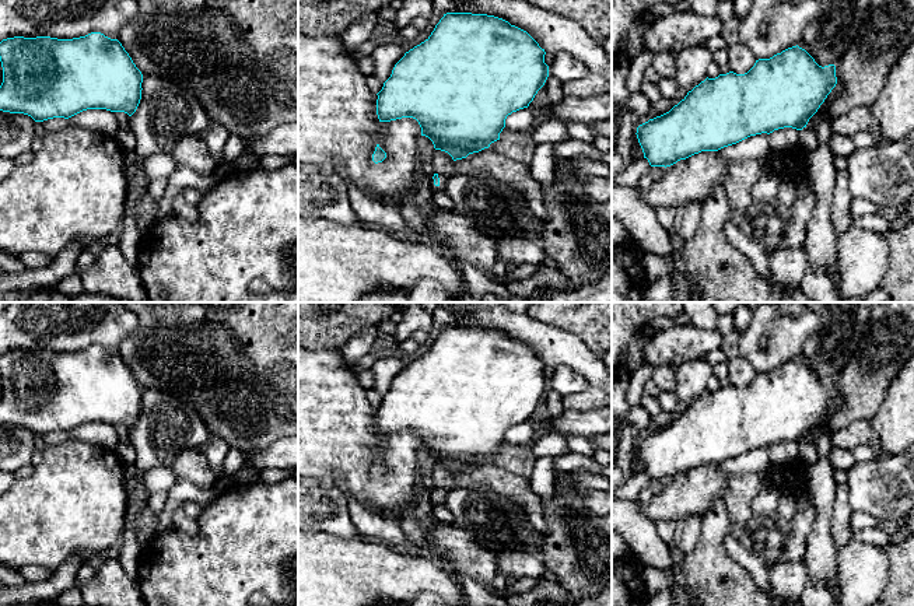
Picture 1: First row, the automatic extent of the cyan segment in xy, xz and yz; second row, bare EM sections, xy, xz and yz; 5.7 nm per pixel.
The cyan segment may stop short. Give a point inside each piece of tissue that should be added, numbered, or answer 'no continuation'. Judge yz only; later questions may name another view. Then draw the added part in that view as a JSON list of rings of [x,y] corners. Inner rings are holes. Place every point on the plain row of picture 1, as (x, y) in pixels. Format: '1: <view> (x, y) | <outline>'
1: yz (806, 449) | [[[808,439],[799,444],[799,456],[806,459],[809,463],[815,463],[819,458],[815,445]]]

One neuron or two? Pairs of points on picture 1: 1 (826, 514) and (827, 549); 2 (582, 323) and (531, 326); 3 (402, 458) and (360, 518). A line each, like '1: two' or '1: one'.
1: one
2: two
3: two

